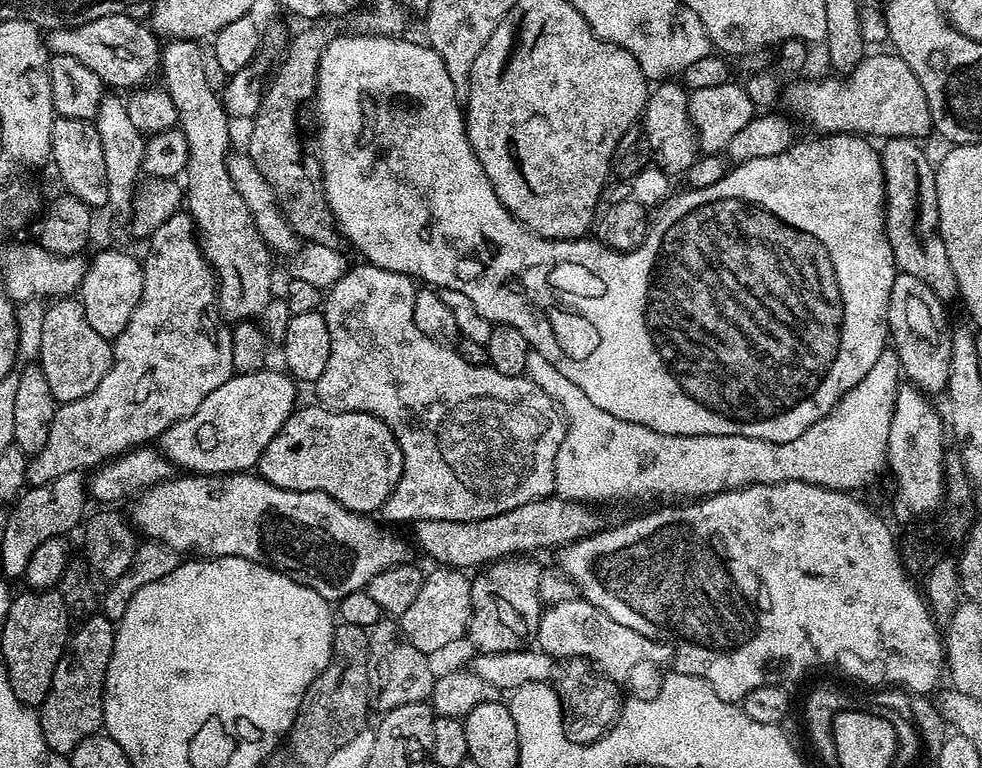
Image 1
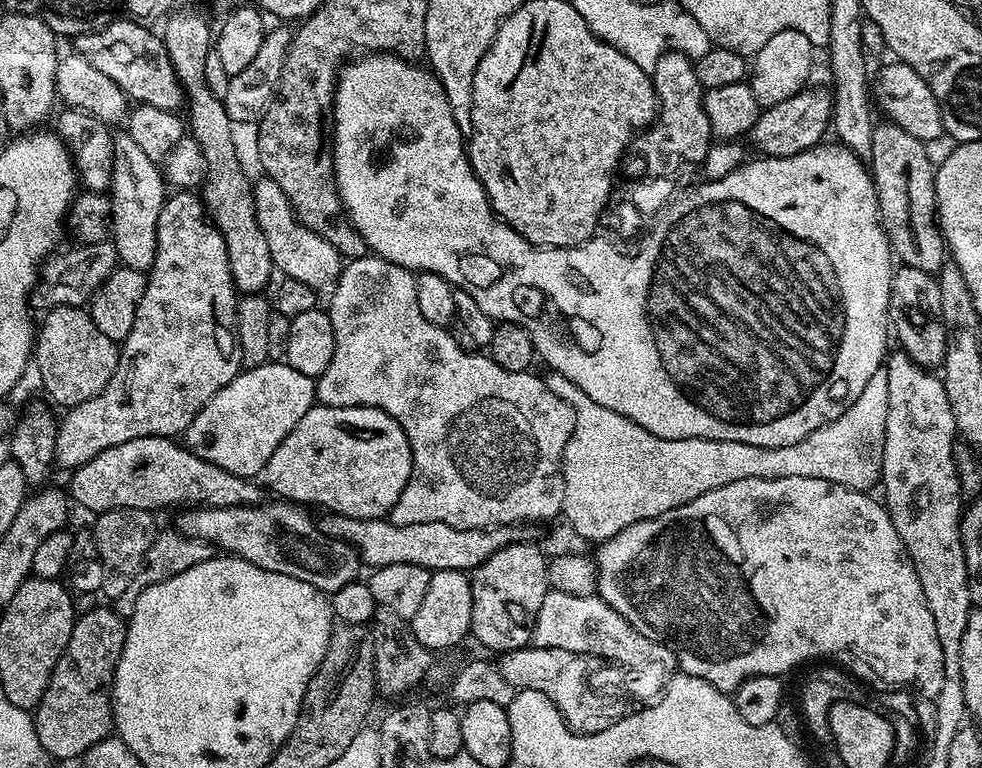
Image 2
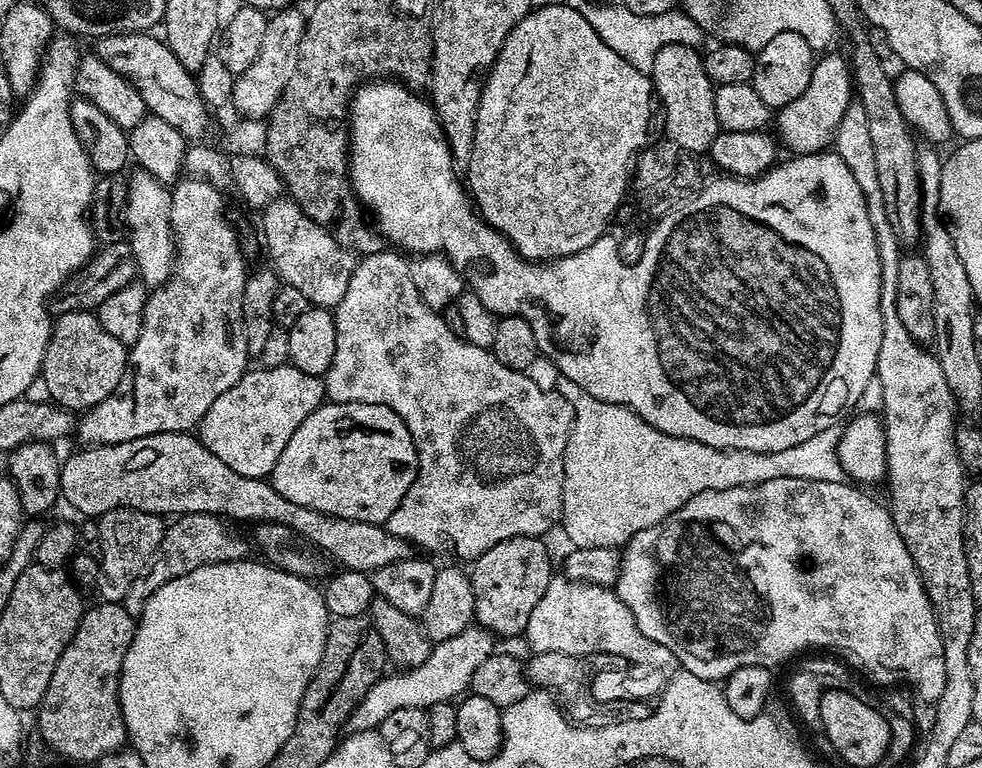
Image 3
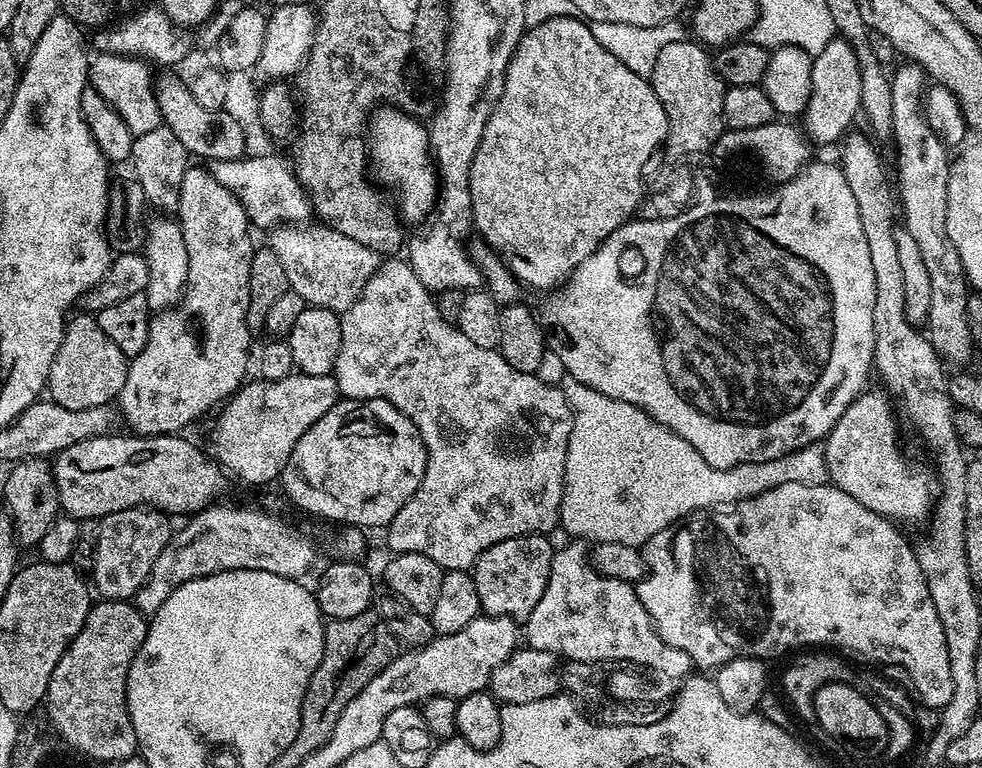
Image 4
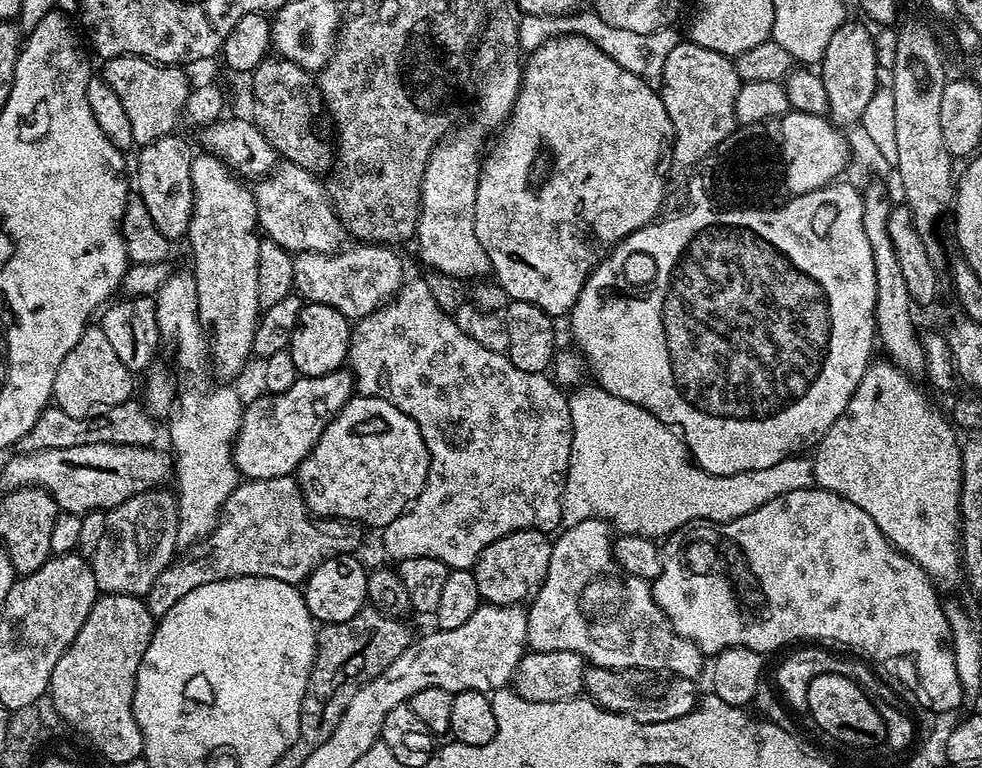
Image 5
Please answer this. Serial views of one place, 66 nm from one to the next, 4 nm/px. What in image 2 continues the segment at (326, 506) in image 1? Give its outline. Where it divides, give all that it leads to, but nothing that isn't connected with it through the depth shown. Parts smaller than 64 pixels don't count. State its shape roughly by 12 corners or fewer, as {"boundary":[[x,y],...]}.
{"boundary":[[192,506],[179,531],[325,594],[359,552],[307,507]]}

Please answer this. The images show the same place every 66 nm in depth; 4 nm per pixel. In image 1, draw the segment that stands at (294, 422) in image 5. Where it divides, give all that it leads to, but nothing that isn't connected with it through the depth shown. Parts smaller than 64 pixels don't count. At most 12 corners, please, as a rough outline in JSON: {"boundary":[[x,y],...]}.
{"boundary":[[287,371],[234,374],[158,437],[168,463],[260,463],[298,407]]}

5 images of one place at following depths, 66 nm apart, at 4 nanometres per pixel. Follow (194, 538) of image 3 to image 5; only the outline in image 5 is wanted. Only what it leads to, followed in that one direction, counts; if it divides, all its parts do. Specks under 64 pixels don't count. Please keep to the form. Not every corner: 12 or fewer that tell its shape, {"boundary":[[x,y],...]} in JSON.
{"boundary":[[295,475],[245,479],[146,597],[167,616],[226,578],[303,585],[364,540],[309,512]]}

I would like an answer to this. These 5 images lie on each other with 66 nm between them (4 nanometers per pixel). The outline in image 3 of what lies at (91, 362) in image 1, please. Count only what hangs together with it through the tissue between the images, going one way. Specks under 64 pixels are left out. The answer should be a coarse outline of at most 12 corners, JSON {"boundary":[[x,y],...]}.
{"boundary":[[95,311],[55,317],[44,380],[80,414],[114,394],[128,348]]}

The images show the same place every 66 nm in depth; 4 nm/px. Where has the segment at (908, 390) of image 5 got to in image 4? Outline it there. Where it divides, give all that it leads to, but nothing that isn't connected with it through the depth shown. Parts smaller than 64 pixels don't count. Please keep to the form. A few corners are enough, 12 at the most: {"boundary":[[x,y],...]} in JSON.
{"boundary":[[861,392],[822,444],[828,479],[916,524],[940,482],[904,457],[893,401]]}

